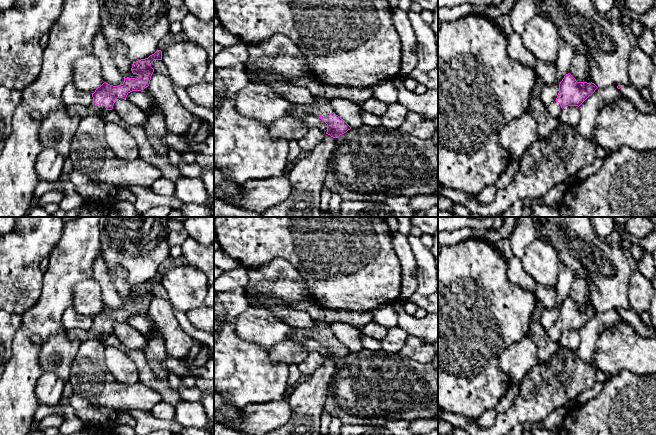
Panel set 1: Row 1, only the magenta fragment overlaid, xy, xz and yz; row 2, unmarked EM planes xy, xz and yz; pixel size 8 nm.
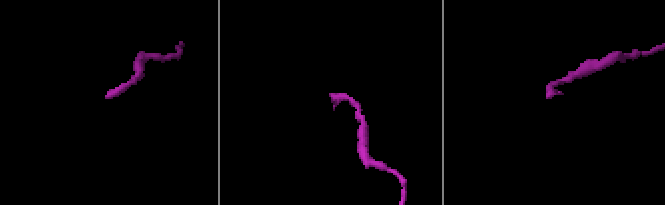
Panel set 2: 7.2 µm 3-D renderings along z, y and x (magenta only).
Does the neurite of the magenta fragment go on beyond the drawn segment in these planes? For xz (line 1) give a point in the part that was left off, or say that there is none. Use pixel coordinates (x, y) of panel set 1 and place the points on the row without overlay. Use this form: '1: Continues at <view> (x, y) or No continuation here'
1: Continues at xz (319, 331)

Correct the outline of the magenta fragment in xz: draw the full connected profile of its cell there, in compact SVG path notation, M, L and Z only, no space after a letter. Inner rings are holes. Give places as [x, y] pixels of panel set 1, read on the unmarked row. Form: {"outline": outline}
{"outline": "M318 320L313 321L313 325L307 328L290 327L289 337L295 340L315 339L327 348L326 358L333 362L338 362L346 357L351 351L338 339L336 339L325 323Z"}

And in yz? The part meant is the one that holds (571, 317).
{"outline": "M566 298L559 308L556 325L546 331L546 335L557 342L560 335L568 330L580 330L598 311L594 307L577 306L570 298Z"}

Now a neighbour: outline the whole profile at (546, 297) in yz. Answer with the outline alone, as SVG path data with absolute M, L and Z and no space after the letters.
M537 285L534 296L537 303L545 309L559 309L560 305L556 301L556 288L547 288L546 286Z

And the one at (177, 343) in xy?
M154 295L149 313L163 335L169 357L179 361L186 359L195 340L188 336L179 325L170 302Z

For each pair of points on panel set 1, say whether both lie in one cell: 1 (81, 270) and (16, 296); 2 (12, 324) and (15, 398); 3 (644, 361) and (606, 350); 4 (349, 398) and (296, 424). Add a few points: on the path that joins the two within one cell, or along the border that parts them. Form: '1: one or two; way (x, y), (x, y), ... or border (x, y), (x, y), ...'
1: two; border (44, 273), (40, 296), (31, 306)
2: two; border (22, 316), (20, 328), (12, 342), (10, 358)
3: one; way (635, 353), (627, 350), (615, 350)
4: two; border (328, 387), (323, 410)

